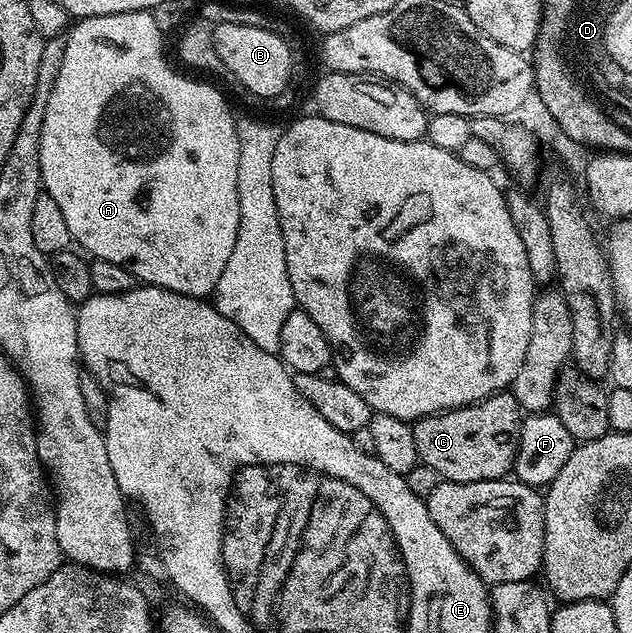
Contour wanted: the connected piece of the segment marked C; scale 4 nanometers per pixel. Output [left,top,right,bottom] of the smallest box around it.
[411,391,522,483]

